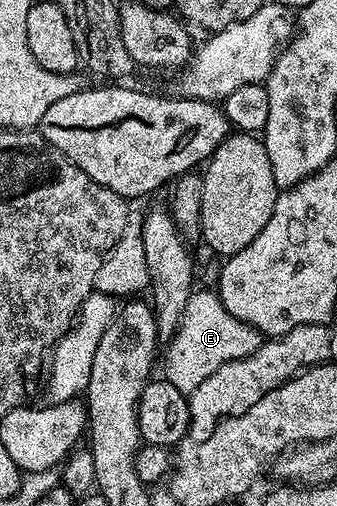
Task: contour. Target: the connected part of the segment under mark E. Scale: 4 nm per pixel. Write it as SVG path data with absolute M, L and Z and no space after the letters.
M195 289L190 299L184 304L182 318L178 322L178 330L174 339L165 347L166 374L165 381L171 382L180 392L189 396L193 390L200 388L216 368L228 364L232 360L240 360L255 354L262 346L263 335L258 329L240 321L228 308L224 308L213 289Z

